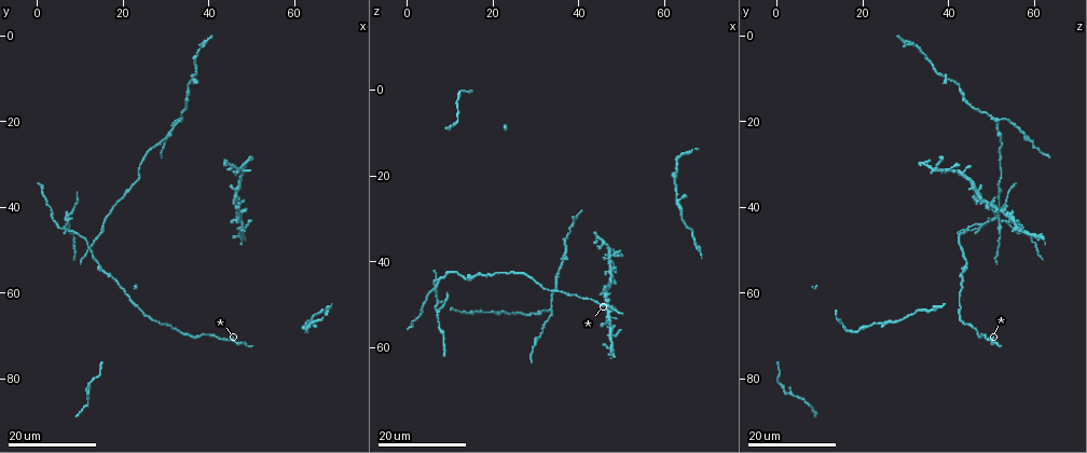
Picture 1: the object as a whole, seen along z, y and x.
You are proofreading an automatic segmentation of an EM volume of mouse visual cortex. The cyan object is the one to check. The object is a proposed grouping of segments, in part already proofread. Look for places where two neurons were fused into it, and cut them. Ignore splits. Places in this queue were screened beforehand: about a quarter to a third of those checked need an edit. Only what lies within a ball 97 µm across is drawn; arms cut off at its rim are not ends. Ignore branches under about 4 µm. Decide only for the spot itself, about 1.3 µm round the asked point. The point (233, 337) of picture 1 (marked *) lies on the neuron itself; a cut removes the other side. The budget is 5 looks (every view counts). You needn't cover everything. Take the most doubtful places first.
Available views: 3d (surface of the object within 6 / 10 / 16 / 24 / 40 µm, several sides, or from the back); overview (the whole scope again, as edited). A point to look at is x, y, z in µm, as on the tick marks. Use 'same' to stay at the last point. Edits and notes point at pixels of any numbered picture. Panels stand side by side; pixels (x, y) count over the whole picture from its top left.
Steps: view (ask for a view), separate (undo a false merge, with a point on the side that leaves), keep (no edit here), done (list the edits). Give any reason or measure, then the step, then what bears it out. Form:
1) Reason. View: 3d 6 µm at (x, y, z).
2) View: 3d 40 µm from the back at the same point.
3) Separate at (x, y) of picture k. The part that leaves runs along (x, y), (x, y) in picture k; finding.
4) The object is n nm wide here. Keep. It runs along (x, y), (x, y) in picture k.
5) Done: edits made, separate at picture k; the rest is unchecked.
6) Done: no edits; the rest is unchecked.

Arms part here. View: 3d 16 µm at (34.0, 20.0, 51.5).

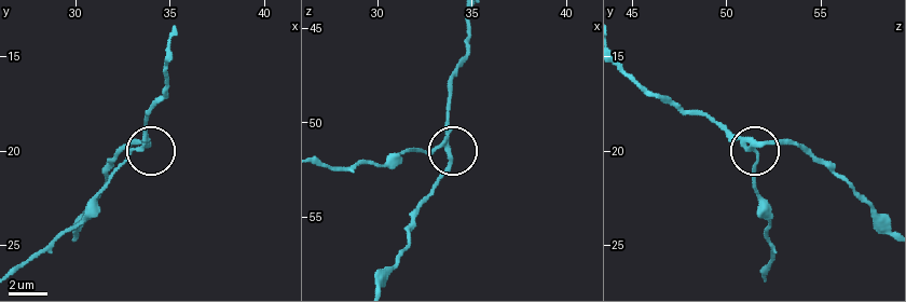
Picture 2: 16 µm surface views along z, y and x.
View: 3d 6 µm at (33.5, 19.9, 51.3).

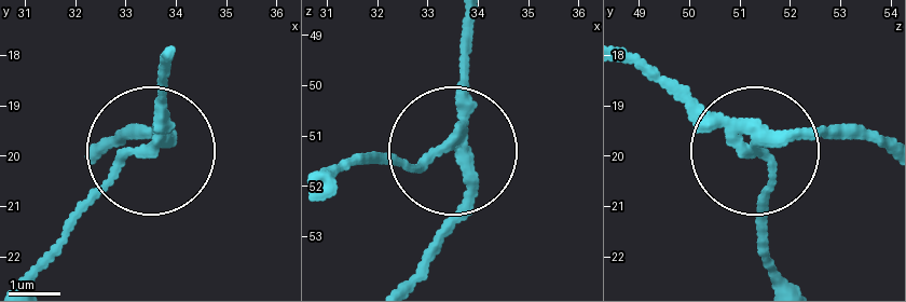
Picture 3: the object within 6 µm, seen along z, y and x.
Separate at (104, 183) of picture 3. The part that leaves runs along (154, 139), (30, 276) in picture 3; two neurons meet here.

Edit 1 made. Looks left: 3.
Side arm on a straight run. View: 3d 16 µm at (44.5, 29.5, 35.0).

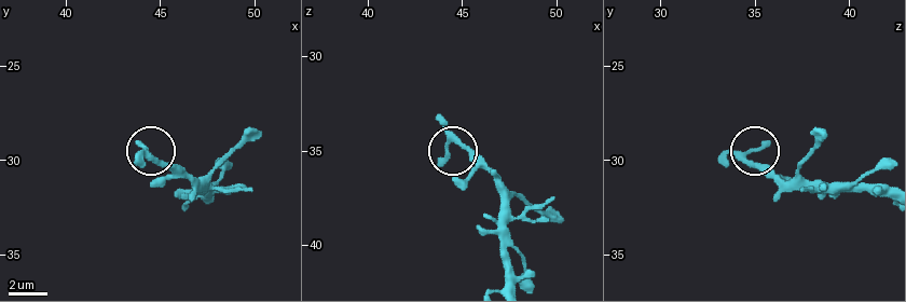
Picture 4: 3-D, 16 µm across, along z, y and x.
View: 3d 10 µm at (44.9, 30.2, 34.5).

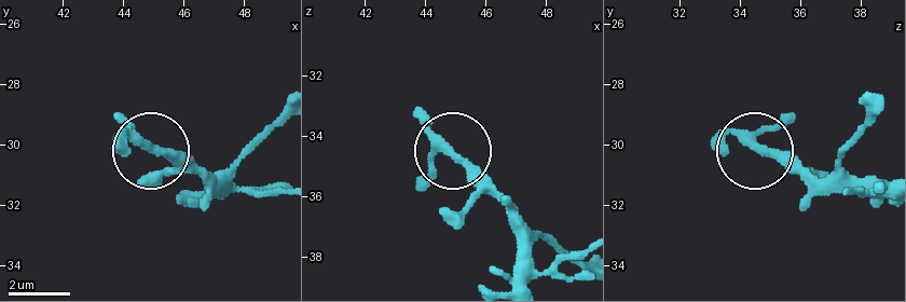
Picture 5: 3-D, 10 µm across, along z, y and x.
Keep. All the same neuron.

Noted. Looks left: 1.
Done: edits made, separate at picture 3; the rest is unchecked.

